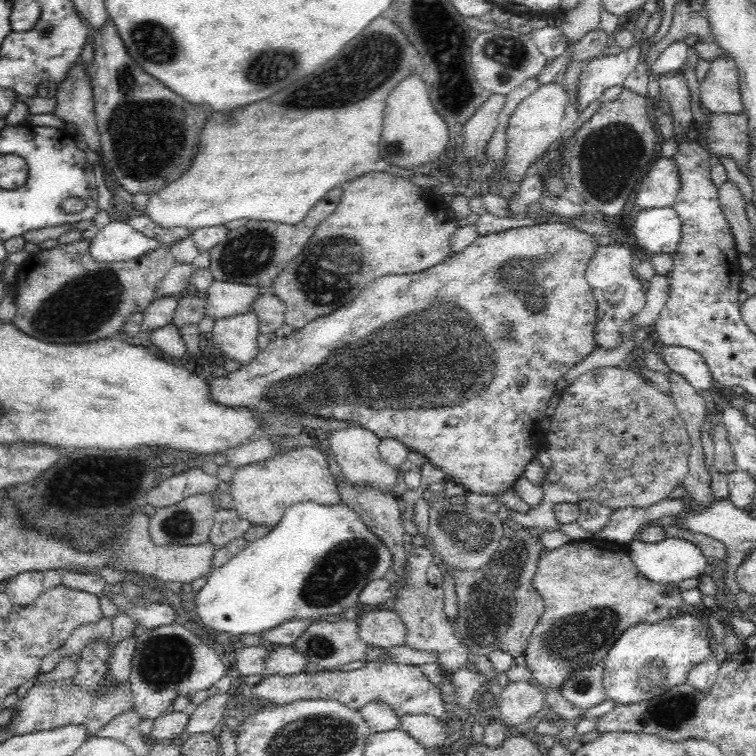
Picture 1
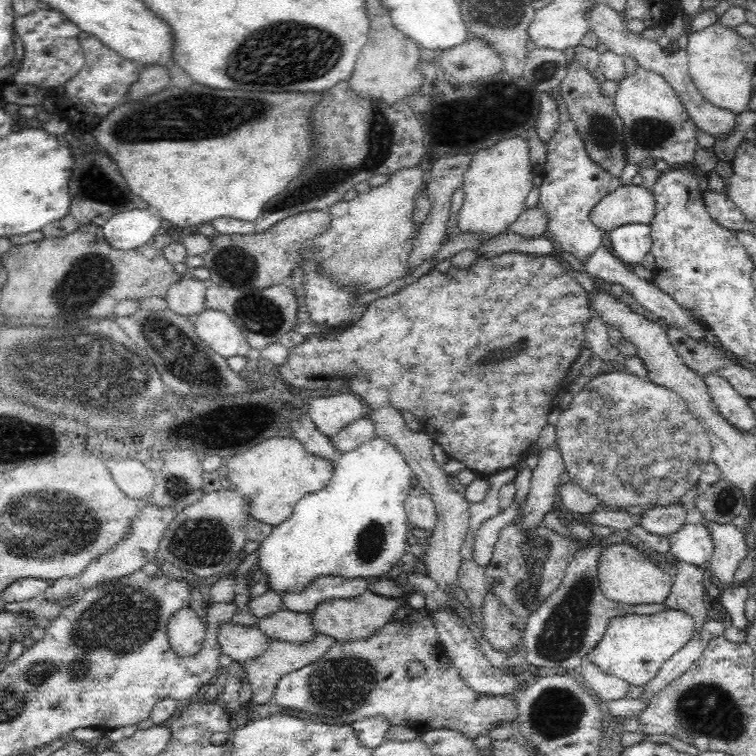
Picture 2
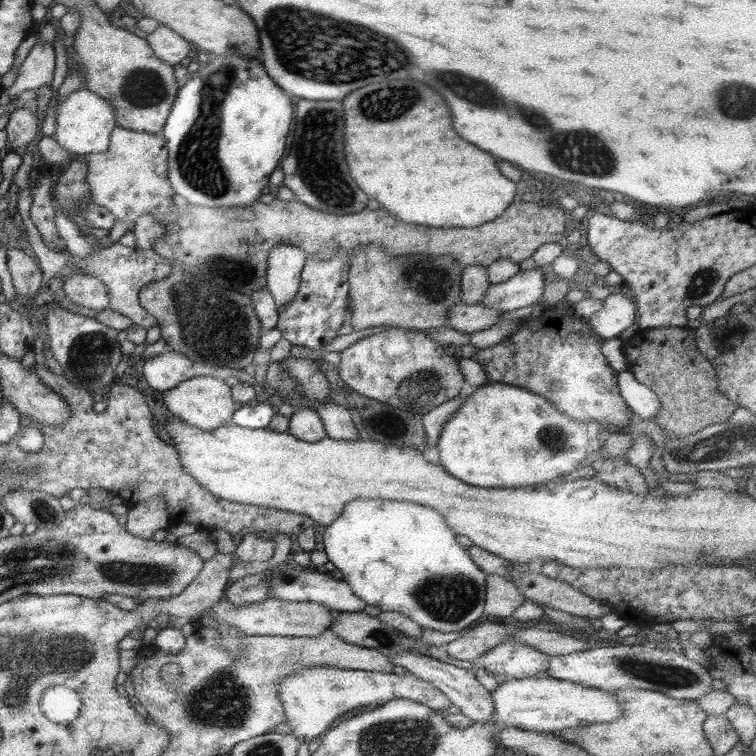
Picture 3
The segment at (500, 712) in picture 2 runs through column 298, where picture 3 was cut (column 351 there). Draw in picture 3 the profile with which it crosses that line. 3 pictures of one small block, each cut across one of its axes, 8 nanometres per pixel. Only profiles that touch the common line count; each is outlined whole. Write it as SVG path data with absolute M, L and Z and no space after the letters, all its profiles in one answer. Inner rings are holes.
M310 666L296 674L288 674L278 684L278 697L284 707L286 723L292 729L292 735L299 741L312 741L328 732L328 726L342 714L355 708L374 706L379 708L395 699L407 699L424 704L431 710L442 712L451 706L451 702L430 682L416 678L414 674L399 676L366 670L342 670L328 666Z

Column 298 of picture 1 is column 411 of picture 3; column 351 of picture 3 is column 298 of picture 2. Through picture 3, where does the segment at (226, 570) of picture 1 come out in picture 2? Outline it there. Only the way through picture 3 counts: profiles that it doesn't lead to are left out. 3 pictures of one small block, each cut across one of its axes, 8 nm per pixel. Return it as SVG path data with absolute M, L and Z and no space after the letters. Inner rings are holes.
M376 435L372 440L368 442L363 442L360 446L357 446L354 450L342 453L338 456L338 460L334 463L335 468L333 469L333 476L328 484L314 492L312 494L306 494L294 504L294 510L288 518L274 526L272 532L268 534L268 538L264 538L260 542L257 548L258 561L257 564L264 572L263 577L268 577L268 590L276 591L280 596L282 593L292 589L303 589L306 585L309 585L315 578L325 577L330 575L338 575L344 578L365 578L370 579L372 577L389 577L396 572L396 568L402 565L401 558L408 553L408 543L406 542L406 532L408 531L407 516L405 513L404 503L408 493L413 489L410 481L413 478L413 473L411 472L410 466L402 457L402 453L388 441L380 438Z

